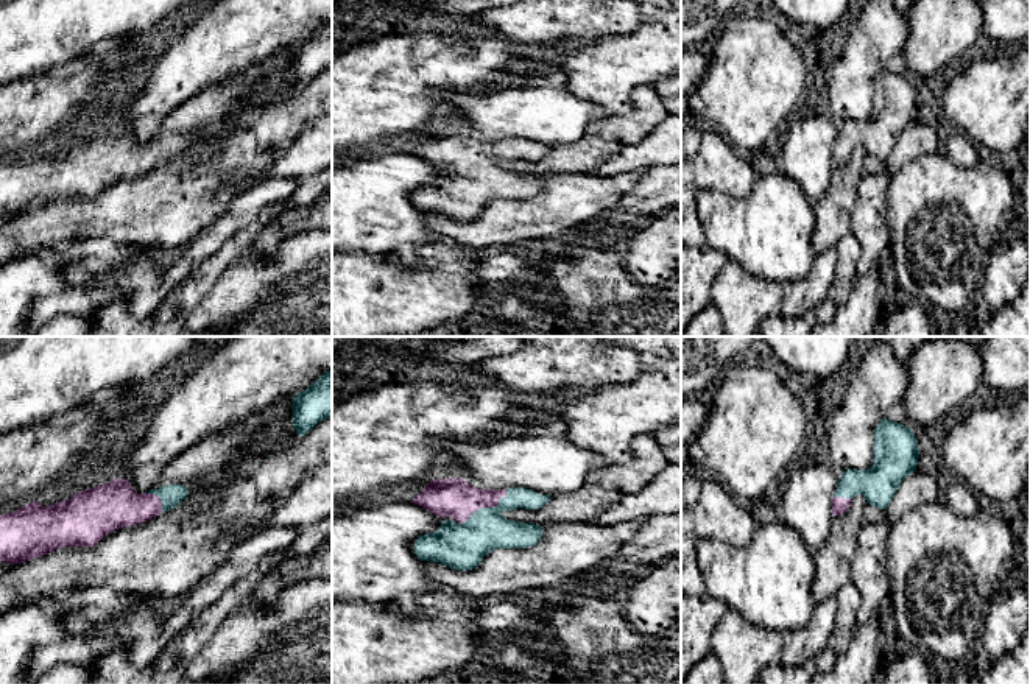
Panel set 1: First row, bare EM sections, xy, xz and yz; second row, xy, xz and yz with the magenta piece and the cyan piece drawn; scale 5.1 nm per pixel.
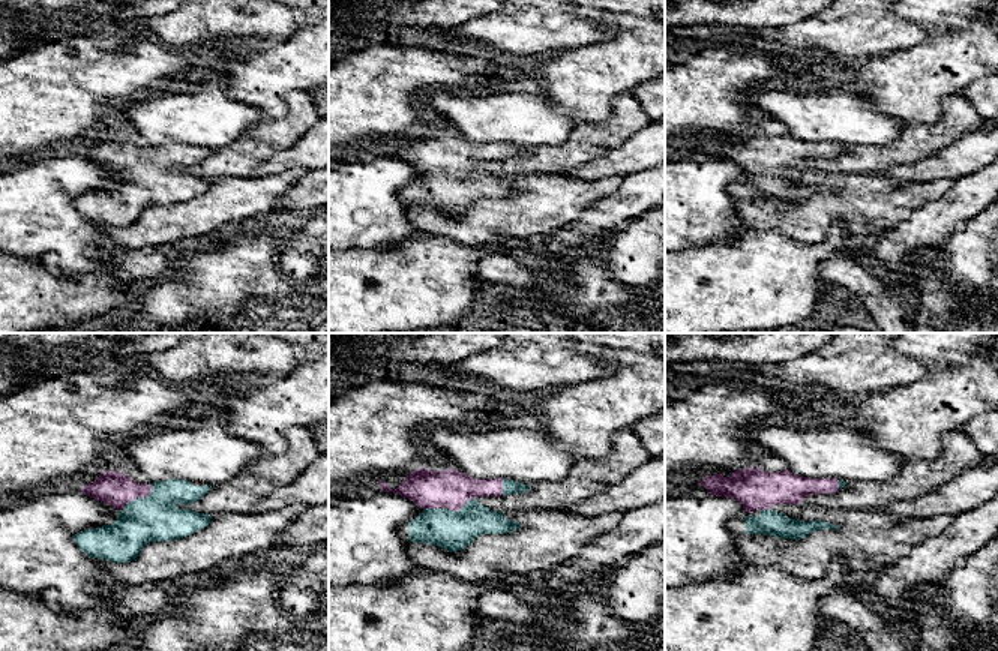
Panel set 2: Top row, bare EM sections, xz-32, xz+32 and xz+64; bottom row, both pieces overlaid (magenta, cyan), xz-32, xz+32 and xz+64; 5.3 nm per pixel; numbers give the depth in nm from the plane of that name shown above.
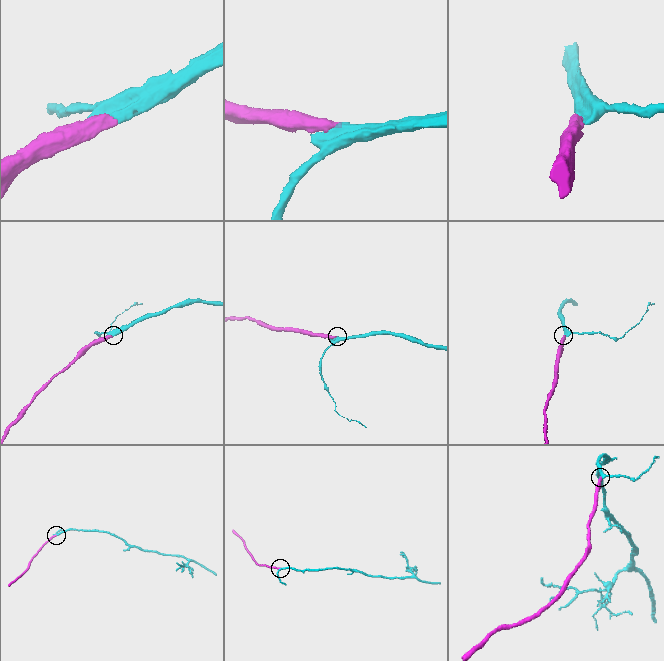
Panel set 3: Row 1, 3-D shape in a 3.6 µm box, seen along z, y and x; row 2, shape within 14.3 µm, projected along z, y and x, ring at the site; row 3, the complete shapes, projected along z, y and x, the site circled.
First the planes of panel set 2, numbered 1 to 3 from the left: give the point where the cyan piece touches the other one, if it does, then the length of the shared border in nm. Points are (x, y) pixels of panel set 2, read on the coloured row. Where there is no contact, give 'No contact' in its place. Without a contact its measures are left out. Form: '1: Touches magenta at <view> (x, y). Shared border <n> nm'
1: Touches magenta at xz-32 (138, 497). Shared border 200 nm
2: Touches magenta at xz+32 (458, 509). Shared border 170 nm
3: Touches magenta at xz+64 (764, 509). Shared border 50 nm

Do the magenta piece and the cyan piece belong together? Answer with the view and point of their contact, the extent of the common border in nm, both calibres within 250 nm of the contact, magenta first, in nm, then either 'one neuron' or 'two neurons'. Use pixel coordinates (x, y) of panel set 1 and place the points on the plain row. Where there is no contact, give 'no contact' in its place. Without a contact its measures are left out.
meets magenta in xz at (483, 158); contact 320 nm long; 200 nm thick on the magenta side, 240 nm on the other; one neuron

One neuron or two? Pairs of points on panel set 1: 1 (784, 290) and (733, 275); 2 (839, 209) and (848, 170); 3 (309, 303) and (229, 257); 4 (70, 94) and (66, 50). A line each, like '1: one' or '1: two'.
1: one
2: one
3: two
4: two

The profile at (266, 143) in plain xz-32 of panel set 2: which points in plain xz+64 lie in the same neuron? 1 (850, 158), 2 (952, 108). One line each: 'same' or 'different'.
1: same
2: same

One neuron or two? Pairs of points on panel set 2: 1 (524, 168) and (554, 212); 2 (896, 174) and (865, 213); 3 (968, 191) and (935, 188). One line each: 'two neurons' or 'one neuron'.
1: two neurons
2: two neurons
3: two neurons

